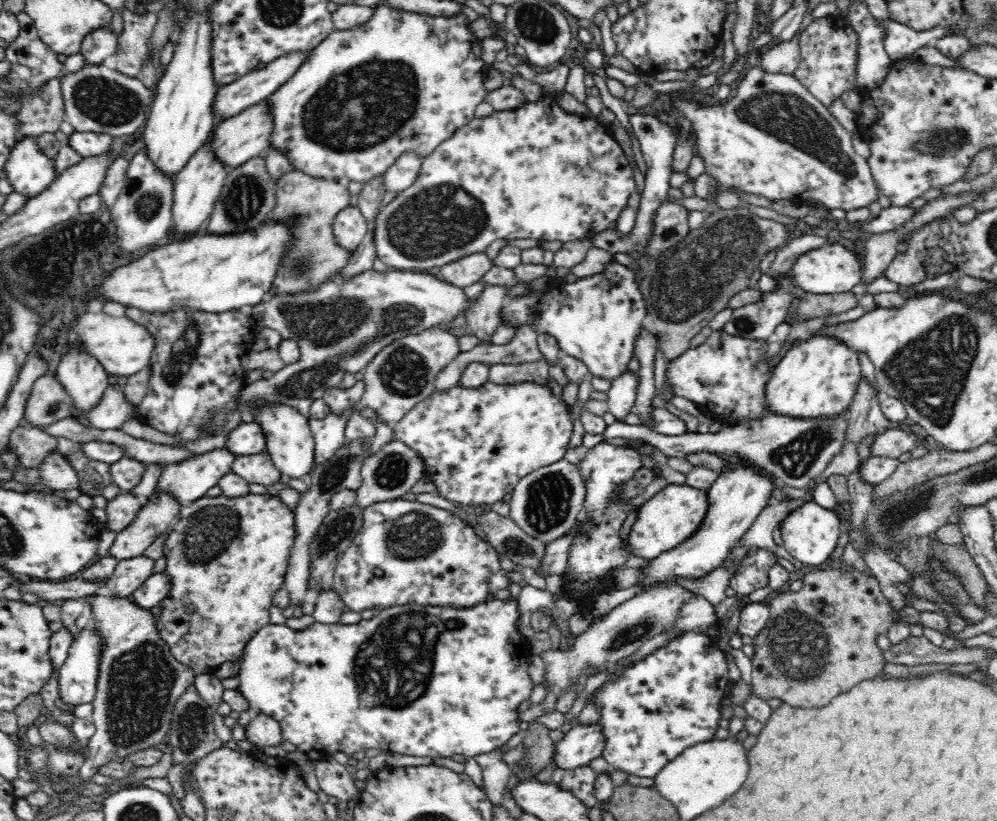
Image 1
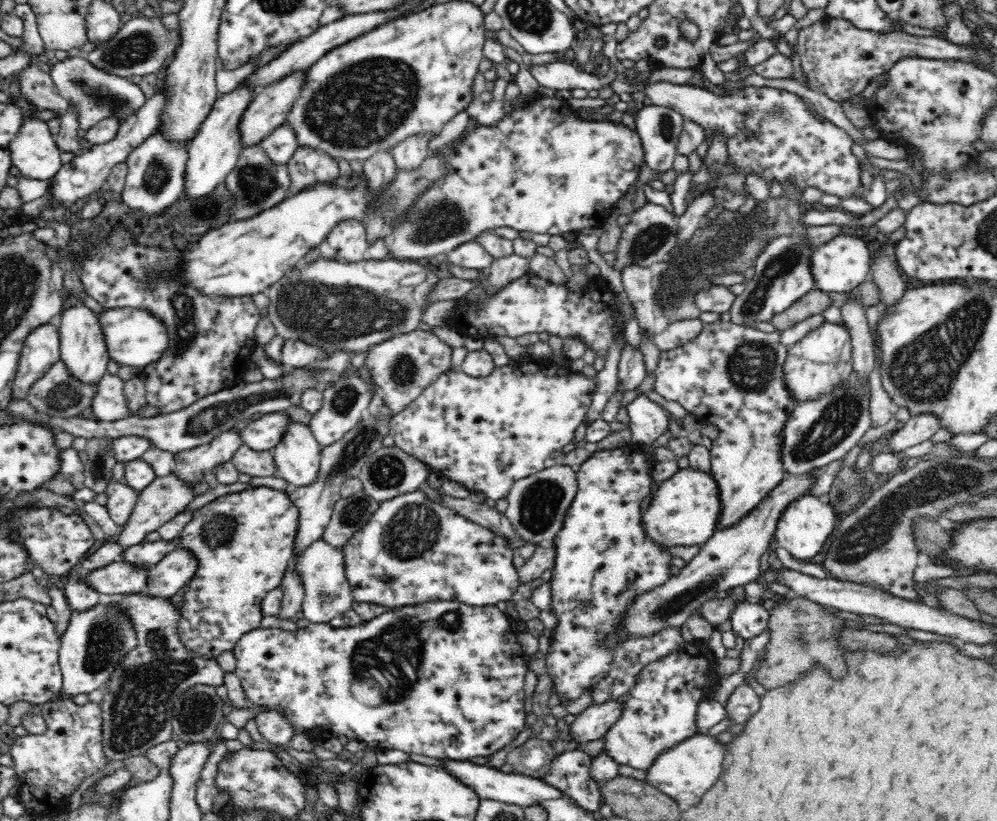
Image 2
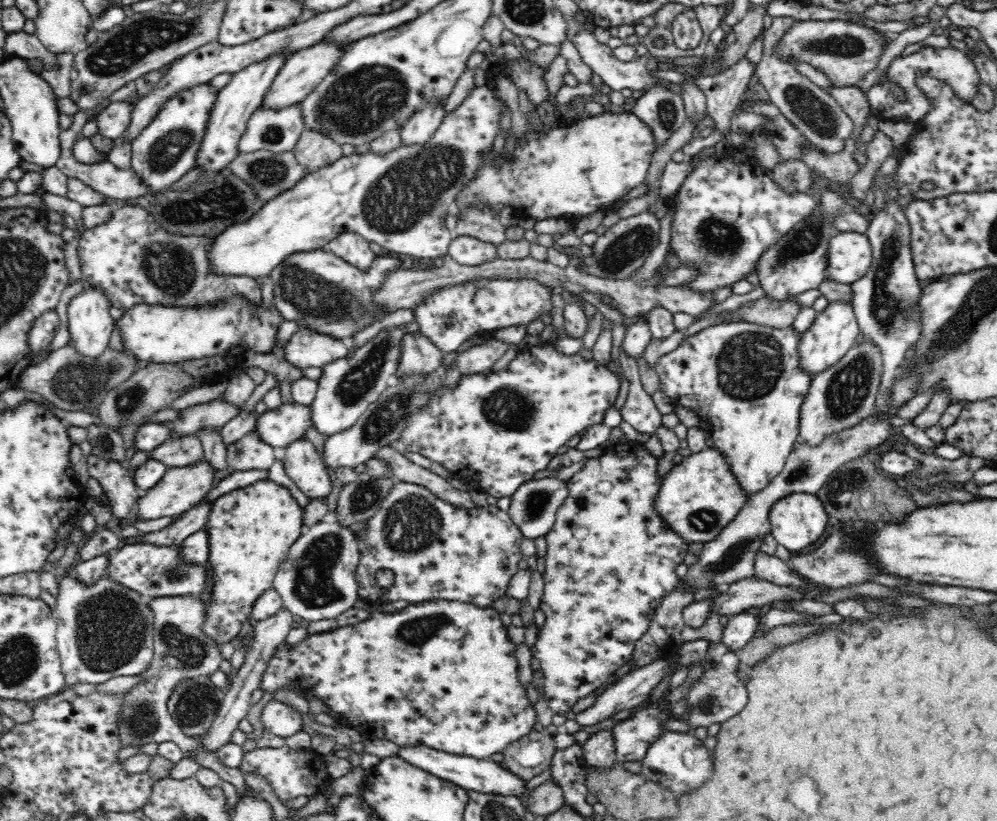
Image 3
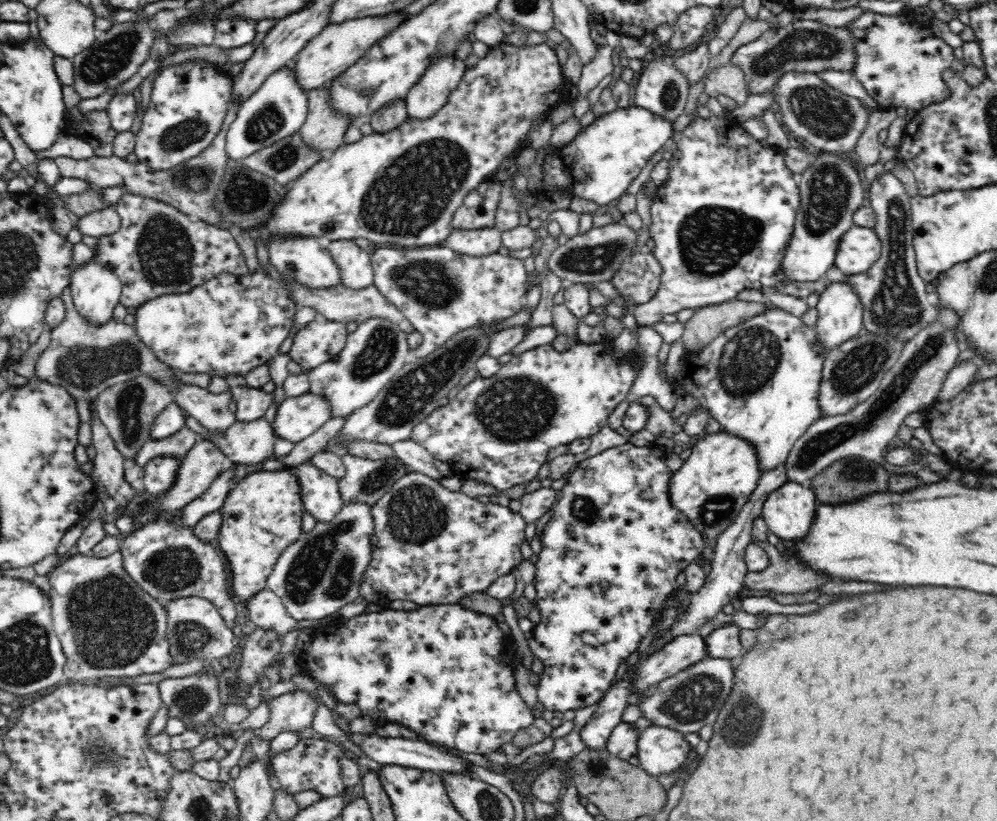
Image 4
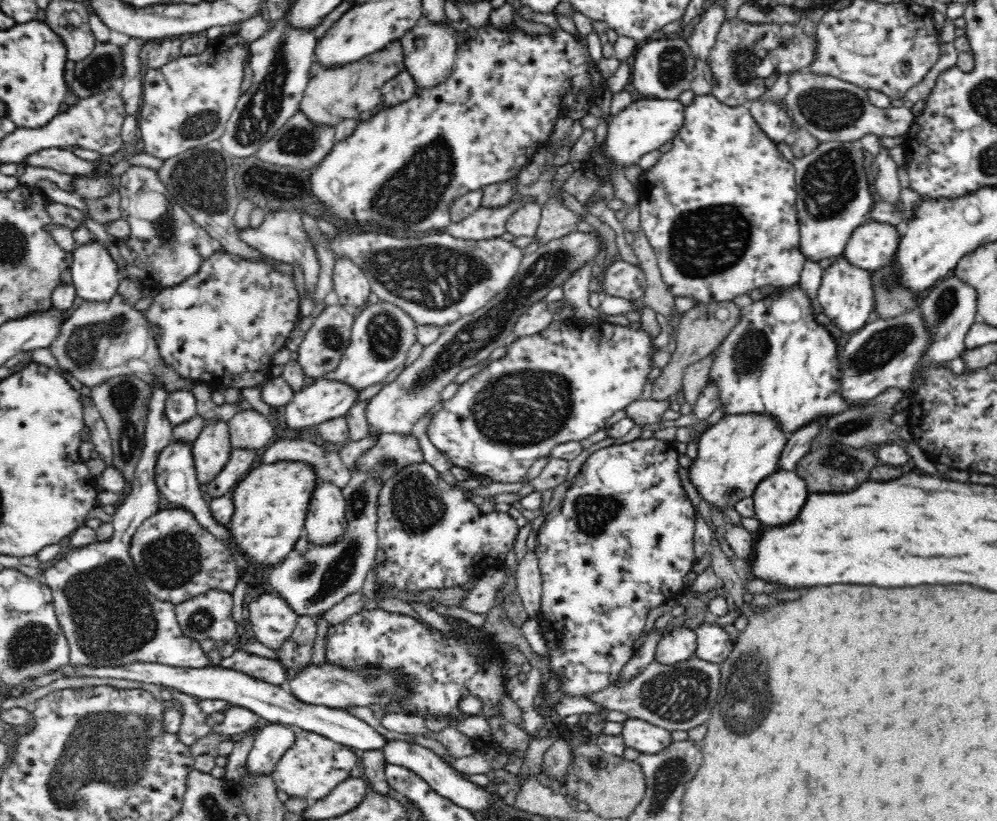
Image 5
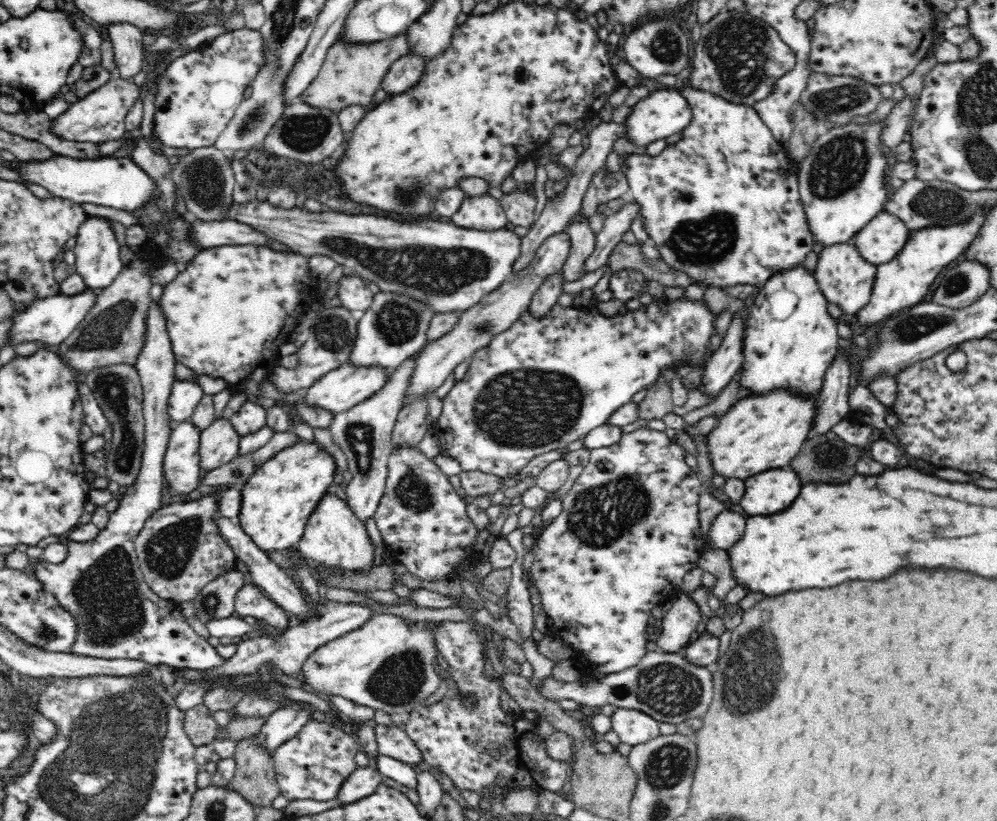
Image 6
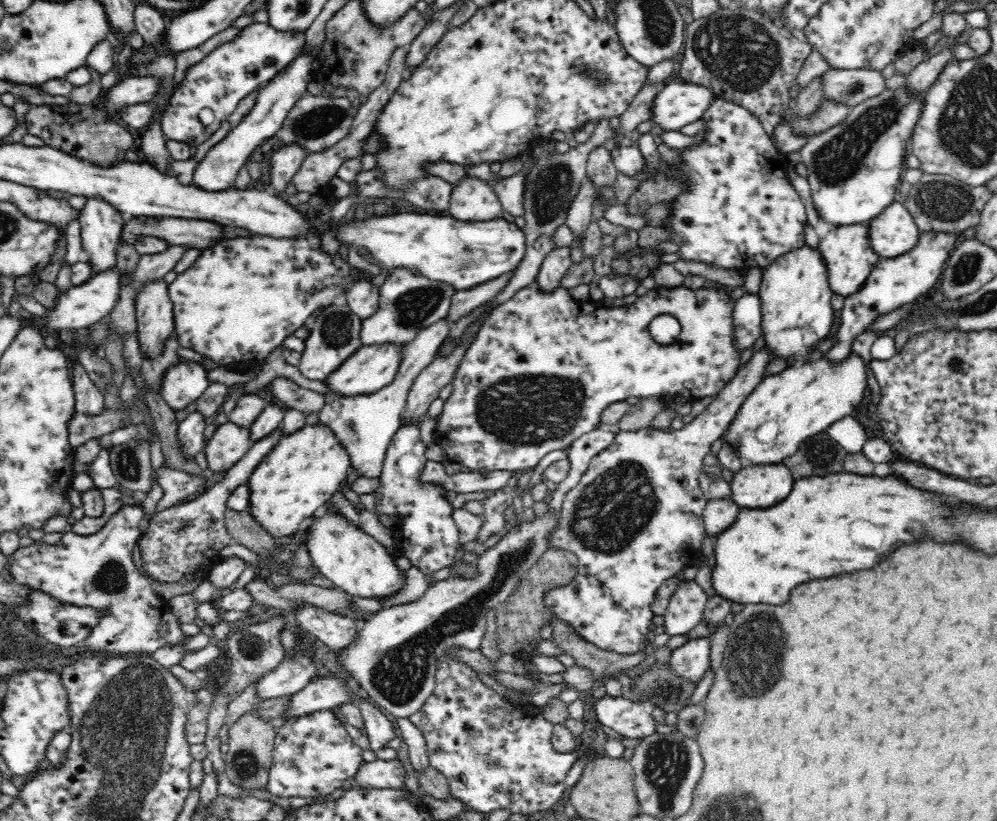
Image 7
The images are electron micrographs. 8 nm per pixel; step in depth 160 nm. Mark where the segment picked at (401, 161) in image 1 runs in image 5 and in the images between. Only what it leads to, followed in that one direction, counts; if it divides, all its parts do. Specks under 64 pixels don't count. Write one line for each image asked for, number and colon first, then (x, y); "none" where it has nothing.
2: (410, 153)
3: (418, 129)
4: (430, 94)
5: (430, 51)

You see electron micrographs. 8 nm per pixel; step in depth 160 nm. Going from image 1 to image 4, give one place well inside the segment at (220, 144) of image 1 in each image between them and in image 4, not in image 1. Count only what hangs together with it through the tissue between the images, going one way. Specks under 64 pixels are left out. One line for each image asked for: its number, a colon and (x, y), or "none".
2: (268, 109)
3: (301, 72)
4: (338, 46)

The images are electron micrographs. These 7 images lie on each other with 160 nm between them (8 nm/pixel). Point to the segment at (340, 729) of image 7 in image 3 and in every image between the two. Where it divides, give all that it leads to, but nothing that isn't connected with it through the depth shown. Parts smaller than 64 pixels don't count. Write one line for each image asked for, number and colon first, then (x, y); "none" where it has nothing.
3: (290, 773)
4: (313, 764)
5: (313, 767)
6: (313, 765)

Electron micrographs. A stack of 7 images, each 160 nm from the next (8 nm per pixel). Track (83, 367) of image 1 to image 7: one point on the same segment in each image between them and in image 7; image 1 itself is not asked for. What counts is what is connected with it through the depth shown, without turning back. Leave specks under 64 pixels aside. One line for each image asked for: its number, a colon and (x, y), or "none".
2: (82, 346)
3: (90, 326)
4: (95, 291)
5: (96, 277)
6: (98, 262)
7: (101, 224)

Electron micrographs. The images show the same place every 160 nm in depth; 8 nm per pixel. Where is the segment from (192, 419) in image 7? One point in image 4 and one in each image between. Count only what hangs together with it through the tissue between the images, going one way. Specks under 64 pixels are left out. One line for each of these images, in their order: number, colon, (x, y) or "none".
4: (158, 474)
5: (175, 476)
6: (182, 473)

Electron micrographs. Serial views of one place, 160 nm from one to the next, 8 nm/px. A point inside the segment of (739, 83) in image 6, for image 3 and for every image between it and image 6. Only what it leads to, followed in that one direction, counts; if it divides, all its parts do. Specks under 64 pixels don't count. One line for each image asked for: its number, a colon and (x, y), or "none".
3: (845, 52)
4: (804, 45)
5: (746, 59)

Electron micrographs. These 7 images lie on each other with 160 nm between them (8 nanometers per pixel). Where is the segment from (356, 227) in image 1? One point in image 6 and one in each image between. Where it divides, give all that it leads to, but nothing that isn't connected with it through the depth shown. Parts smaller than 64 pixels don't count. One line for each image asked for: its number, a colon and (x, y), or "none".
2: (348, 239)
3: (352, 247)
4: (355, 264)
5: (351, 285)
6: (353, 292)

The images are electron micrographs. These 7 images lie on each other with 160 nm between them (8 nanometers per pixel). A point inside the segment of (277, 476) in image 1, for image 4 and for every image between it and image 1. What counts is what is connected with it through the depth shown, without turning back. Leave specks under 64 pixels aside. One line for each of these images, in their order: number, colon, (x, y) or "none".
2: (257, 464)
3: (250, 453)
4: (248, 443)

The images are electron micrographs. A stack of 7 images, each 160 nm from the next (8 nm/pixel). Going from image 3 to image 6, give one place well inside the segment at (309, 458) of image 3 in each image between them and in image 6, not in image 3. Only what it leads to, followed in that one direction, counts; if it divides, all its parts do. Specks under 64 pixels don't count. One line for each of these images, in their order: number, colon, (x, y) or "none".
4: (320, 494)
5: (324, 523)
6: (333, 535)

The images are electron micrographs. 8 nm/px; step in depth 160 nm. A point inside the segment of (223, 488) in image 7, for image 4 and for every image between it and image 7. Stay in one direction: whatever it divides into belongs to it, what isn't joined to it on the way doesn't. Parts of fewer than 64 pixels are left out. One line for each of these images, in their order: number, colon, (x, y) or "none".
4: (168, 561)
5: (177, 558)
6: (179, 549)

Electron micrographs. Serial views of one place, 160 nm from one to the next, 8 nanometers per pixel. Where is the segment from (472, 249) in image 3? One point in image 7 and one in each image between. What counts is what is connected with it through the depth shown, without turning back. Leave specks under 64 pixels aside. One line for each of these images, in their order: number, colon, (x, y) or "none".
4: (473, 243)
5: (486, 224)
6: (485, 213)
7: (472, 200)

